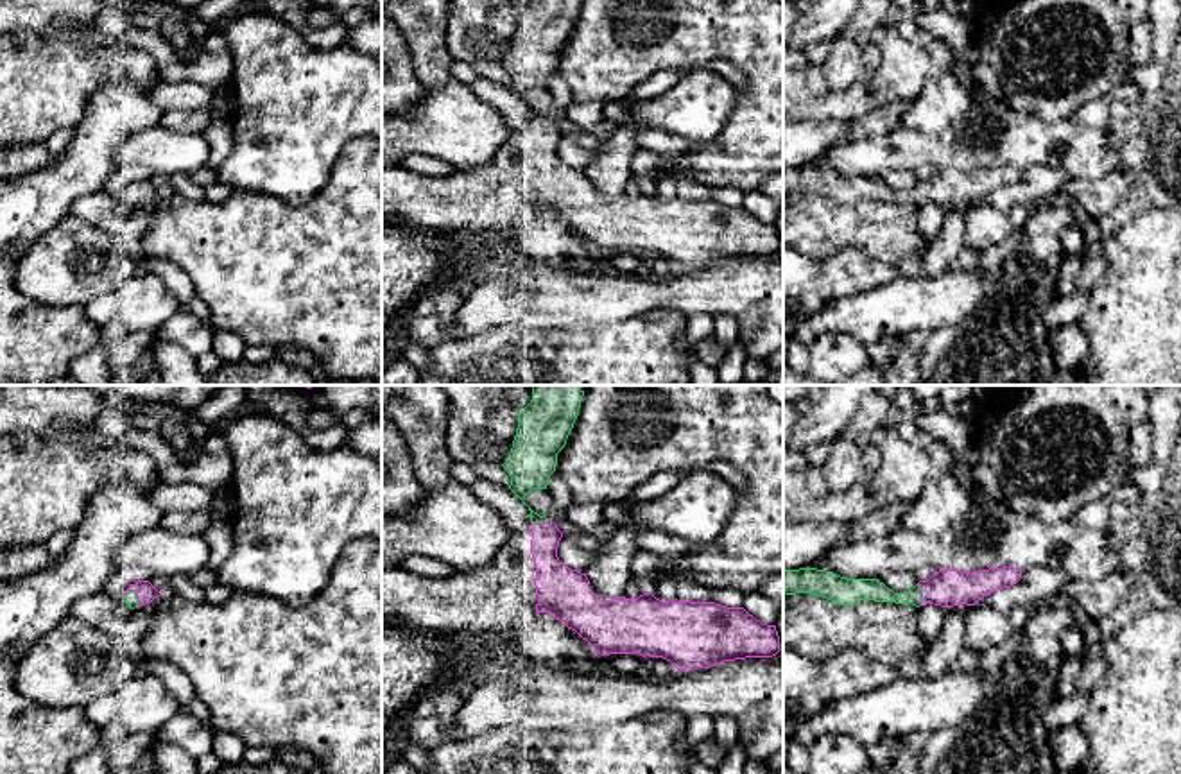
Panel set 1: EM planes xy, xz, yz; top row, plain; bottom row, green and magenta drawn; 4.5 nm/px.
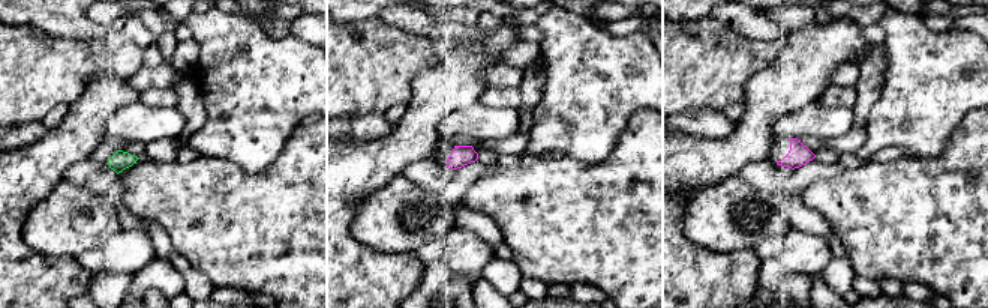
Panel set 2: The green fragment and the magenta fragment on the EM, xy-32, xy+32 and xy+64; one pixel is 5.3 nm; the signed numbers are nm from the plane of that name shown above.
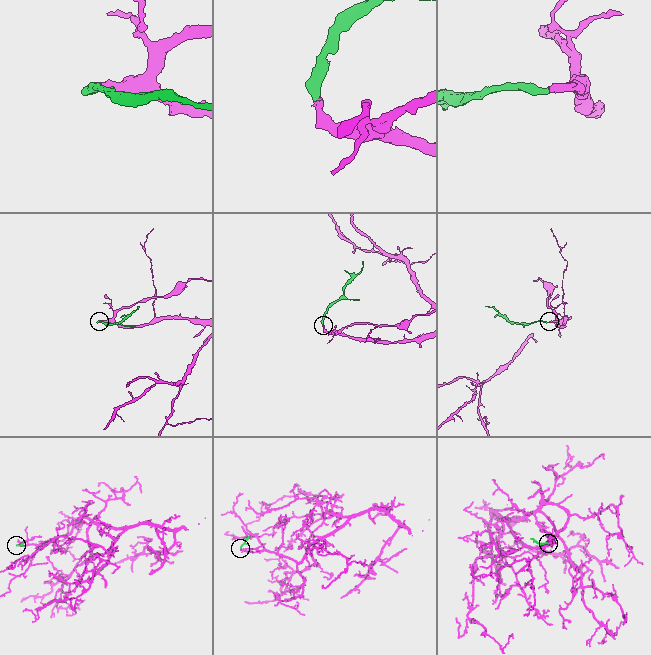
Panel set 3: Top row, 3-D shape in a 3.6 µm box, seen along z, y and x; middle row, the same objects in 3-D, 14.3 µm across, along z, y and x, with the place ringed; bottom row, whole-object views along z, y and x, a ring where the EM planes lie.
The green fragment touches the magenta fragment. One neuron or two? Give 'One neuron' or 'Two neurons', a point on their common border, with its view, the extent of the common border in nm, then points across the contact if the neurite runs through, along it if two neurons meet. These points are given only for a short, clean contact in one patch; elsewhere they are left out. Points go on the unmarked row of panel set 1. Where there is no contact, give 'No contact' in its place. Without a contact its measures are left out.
One neuron. Touches green at xy (135, 194). Shared border 90 nm

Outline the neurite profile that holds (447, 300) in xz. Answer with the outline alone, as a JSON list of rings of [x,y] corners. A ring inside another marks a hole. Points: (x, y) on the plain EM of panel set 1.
[[[452,287],[428,292],[409,306],[407,314],[432,315],[432,314],[453,314],[464,303],[464,296]]]

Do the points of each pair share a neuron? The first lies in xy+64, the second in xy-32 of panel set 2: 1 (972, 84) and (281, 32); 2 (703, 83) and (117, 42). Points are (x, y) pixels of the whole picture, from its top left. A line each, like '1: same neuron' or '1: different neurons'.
1: different neurons
2: same neuron

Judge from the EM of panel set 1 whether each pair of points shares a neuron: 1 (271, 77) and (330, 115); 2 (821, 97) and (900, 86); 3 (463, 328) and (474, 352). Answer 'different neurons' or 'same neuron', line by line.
1: same neuron
2: same neuron
3: different neurons

